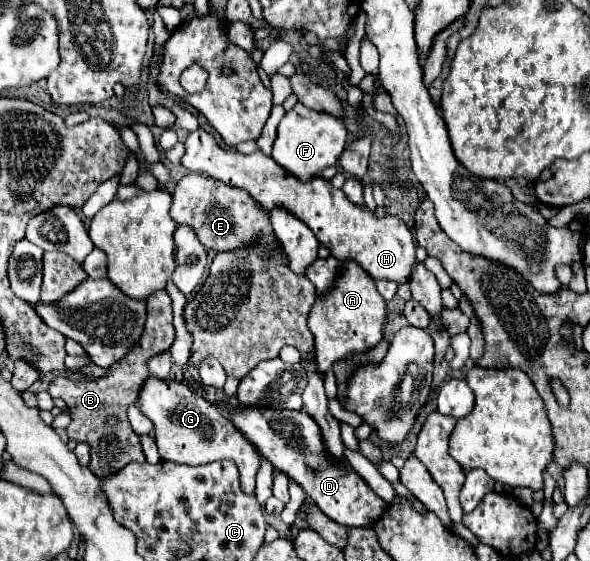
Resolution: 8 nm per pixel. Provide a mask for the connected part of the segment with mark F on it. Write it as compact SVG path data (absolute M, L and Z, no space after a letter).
M297 102L295 108L289 110L279 124L279 132L271 156L293 176L301 180L309 180L323 168L337 164L341 152L345 150L345 142L347 142L347 128L337 116L311 110Z

